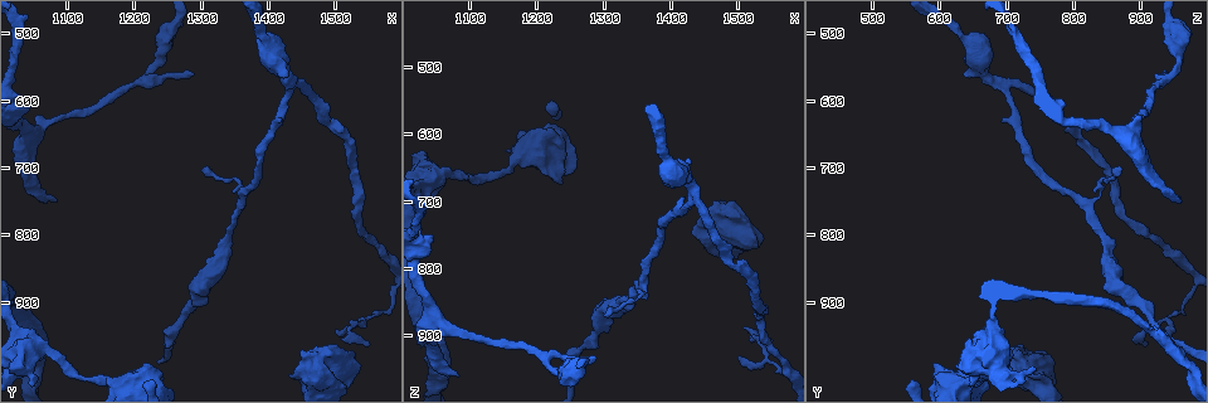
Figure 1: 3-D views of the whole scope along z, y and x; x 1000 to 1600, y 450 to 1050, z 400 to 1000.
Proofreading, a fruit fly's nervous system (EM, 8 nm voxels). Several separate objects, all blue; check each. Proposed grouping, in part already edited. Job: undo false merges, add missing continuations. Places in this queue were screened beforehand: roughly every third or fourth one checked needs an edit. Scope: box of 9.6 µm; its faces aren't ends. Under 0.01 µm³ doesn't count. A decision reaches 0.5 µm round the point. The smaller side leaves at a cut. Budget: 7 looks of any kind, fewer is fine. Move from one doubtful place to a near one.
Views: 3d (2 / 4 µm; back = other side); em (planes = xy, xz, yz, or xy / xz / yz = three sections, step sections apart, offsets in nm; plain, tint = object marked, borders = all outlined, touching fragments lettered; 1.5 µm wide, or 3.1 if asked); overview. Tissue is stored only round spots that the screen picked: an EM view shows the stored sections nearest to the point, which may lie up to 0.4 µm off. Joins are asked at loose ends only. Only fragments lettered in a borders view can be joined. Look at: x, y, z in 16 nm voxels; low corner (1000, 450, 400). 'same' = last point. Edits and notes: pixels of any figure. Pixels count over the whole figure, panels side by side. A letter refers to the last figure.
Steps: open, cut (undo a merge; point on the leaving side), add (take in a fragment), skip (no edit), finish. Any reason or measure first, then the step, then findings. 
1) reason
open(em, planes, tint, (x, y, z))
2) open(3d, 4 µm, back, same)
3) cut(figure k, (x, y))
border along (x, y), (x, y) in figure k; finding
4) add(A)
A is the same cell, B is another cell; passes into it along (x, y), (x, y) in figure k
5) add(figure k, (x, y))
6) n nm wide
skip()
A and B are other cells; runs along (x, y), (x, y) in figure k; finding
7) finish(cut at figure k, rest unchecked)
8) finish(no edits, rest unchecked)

branch stops here
open(3d, 4 µm, (1290, 555, 930))

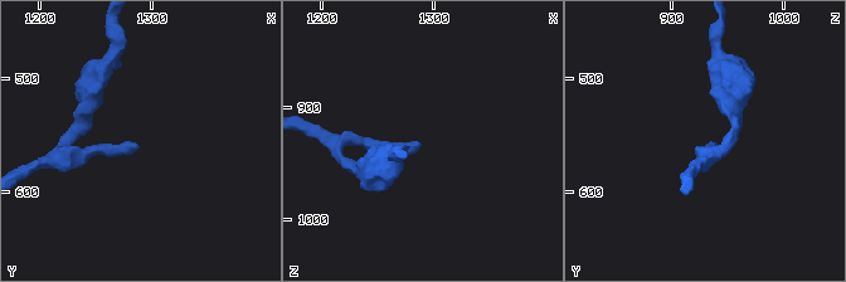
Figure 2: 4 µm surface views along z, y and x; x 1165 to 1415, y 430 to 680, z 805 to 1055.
open(em, planes, borders, (1286, 554, 932))

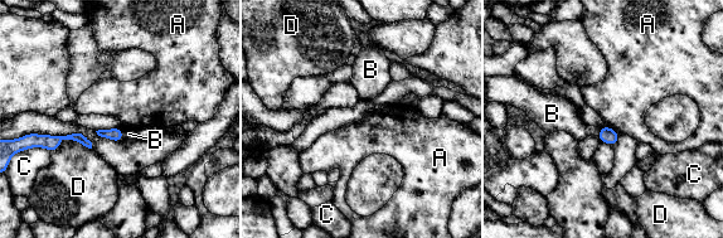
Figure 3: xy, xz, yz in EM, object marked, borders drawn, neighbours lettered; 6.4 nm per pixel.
skip()
A, B, C and D are other cells; border along (605, 125), (619, 134) in figure 3; no lettered fragment goes on from it

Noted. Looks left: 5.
an open end
open(em, planes, borders, (1080, 755, 955))

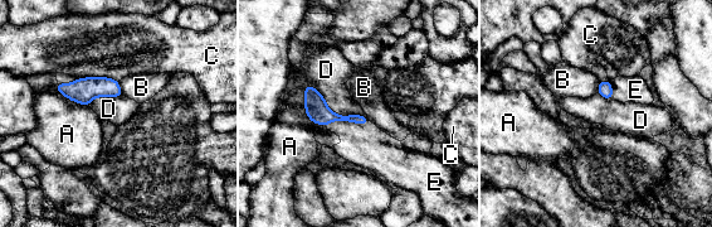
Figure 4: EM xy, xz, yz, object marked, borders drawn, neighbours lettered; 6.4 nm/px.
D touches over 440 nm
add(figure 4, (365, 145))
E is the same cell, A, B, C and D are other cells; it goes on there

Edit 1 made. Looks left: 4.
open(3d, 4 µm, (1090, 975, 665))

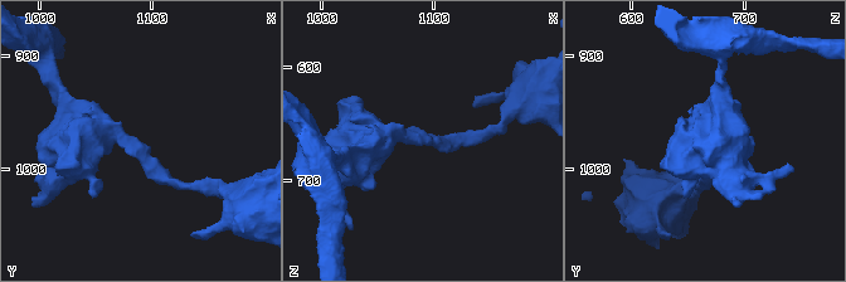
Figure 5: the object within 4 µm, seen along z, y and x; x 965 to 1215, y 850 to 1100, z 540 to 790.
open(em, planes, borders, (1090, 982, 664))

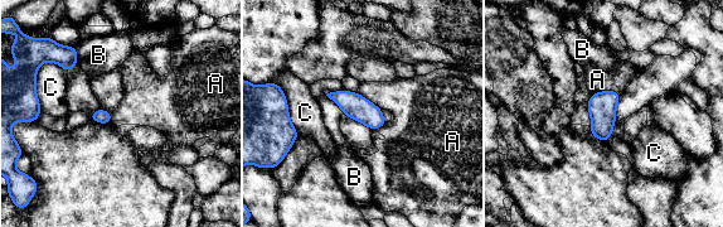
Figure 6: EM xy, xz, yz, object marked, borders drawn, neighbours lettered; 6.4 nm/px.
skip()
A, B and C are other cells; border along (621, 93), (597, 91), (591, 96) in figure 6; one cell here

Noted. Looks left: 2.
finish(add at figure 4, rest unchecked)

